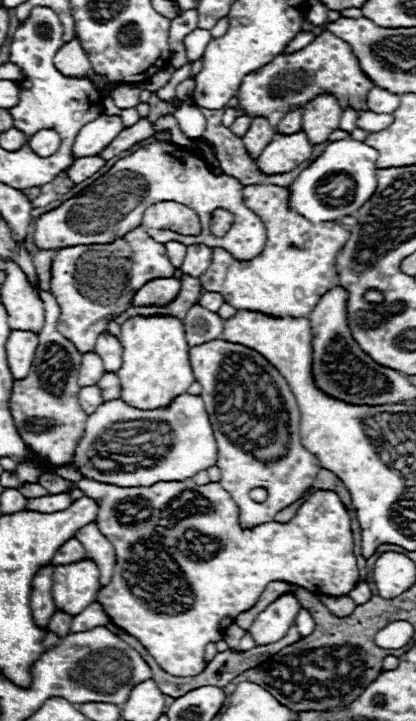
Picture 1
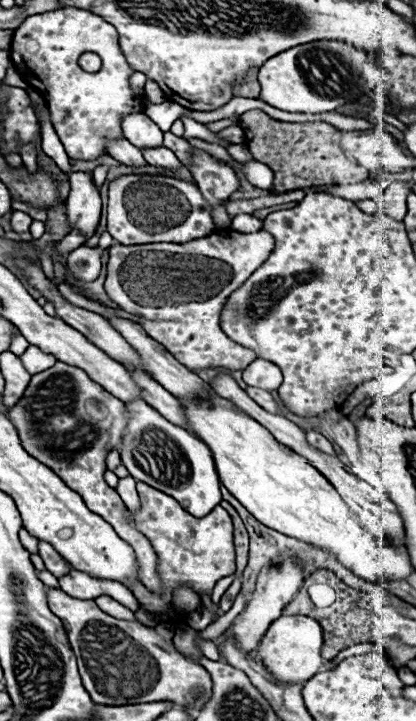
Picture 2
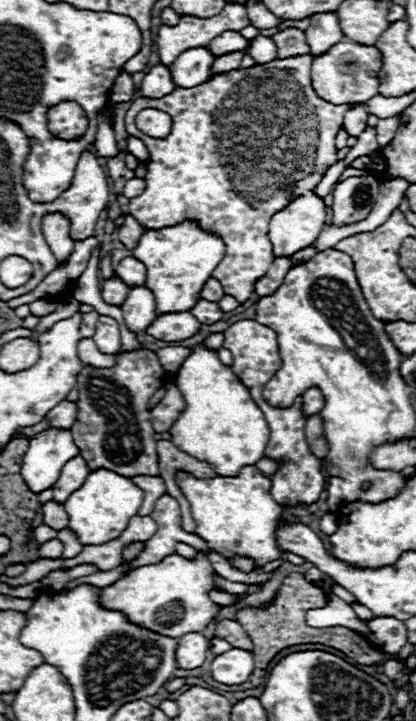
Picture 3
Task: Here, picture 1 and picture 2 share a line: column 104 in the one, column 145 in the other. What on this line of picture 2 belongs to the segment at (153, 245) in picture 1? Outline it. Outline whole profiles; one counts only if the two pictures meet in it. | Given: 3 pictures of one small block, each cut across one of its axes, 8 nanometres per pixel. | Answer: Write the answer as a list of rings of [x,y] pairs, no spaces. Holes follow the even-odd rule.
[[[218,230],[206,238],[198,238],[186,244],[112,244],[110,246],[110,260],[108,260],[108,274],[106,274],[106,292],[108,296],[126,312],[142,316],[142,326],[156,342],[160,342],[180,364],[188,370],[244,370],[254,358],[256,352],[248,350],[234,340],[230,340],[220,330],[220,312],[234,290],[238,290],[256,268],[270,256],[274,250],[274,236],[266,230],[258,230],[252,234],[242,234],[234,230]],[[126,290],[144,292],[144,306],[132,300]]]

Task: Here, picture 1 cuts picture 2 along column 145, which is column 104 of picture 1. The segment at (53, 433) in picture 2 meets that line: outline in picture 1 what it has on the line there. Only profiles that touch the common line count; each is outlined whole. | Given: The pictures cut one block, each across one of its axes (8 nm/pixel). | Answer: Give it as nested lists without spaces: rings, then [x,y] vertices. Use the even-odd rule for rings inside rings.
[[[96,522],[82,526],[76,532],[76,538],[84,544],[86,556],[96,560],[96,564],[100,568],[100,584],[106,586],[112,578],[112,570],[114,570],[114,564],[116,564],[116,554],[114,554],[110,540],[100,532]]]

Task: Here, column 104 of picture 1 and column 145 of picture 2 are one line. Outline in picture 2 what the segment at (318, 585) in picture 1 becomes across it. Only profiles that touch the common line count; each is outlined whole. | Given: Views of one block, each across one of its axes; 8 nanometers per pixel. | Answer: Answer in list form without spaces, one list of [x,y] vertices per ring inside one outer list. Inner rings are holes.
[[[138,482],[136,484],[140,494],[140,510],[128,512],[128,516],[136,522],[136,528],[152,542],[156,554],[158,554],[158,576],[162,580],[162,596],[146,590],[140,582],[132,582],[128,588],[140,602],[140,606],[154,614],[160,622],[168,624],[174,632],[188,626],[188,614],[178,610],[172,604],[172,590],[178,586],[188,586],[196,594],[212,594],[212,588],[218,580],[232,576],[236,572],[236,556],[234,556],[234,542],[232,542],[232,520],[228,512],[222,506],[216,506],[210,514],[196,518],[180,508],[180,504],[166,496],[164,492],[158,492],[150,488],[148,484]]]

